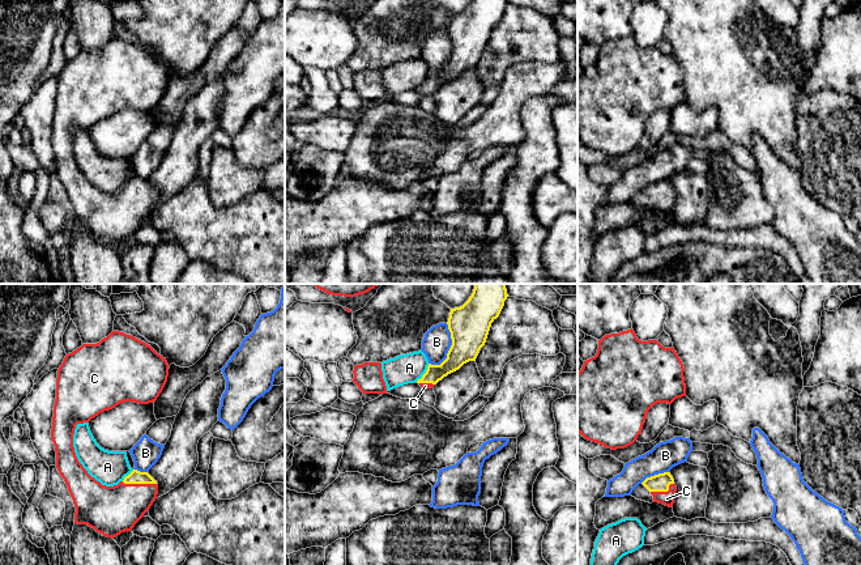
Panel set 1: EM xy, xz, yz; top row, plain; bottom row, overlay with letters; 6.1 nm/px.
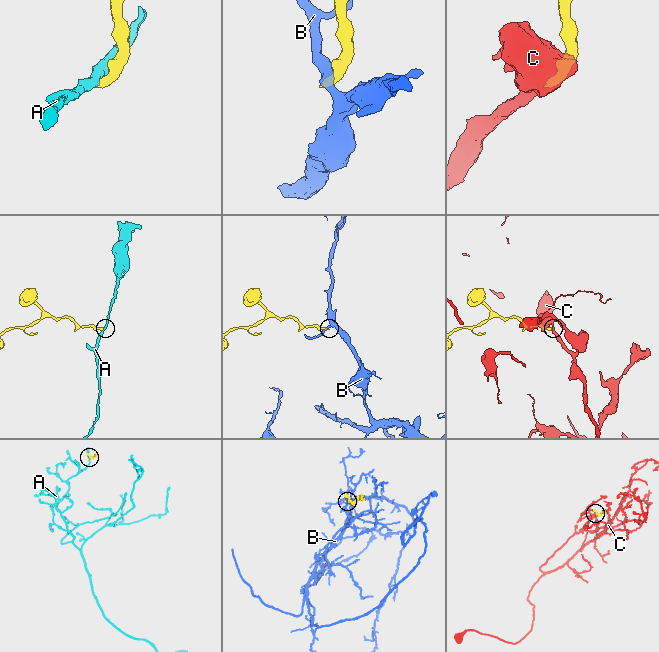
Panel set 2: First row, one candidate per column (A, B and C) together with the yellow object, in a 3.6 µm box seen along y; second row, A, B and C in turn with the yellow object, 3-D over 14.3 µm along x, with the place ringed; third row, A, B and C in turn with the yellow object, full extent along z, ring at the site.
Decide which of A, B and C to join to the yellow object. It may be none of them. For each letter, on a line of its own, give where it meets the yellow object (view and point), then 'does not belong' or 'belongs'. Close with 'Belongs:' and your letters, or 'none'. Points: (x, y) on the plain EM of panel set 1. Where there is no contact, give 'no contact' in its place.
A: xz (425, 80) | does not belong
B: xz (450, 55) | does not belong
C: xy (139, 190) | belongs
Belongs: C

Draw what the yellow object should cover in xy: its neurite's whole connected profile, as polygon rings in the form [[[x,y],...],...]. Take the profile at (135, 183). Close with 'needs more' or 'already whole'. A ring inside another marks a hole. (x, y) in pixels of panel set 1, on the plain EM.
[[[112,38],[97,51],[82,51],[68,60],[57,77],[51,145],[56,158],[56,175],[73,207],[74,230],[88,231],[107,245],[132,238],[150,216],[158,201],[157,188],[148,180],[133,177],[118,192],[106,194],[91,184],[78,169],[73,141],[77,131],[89,129],[105,118],[124,109],[149,111],[157,107],[169,84],[169,71],[146,50]]]; needs more

